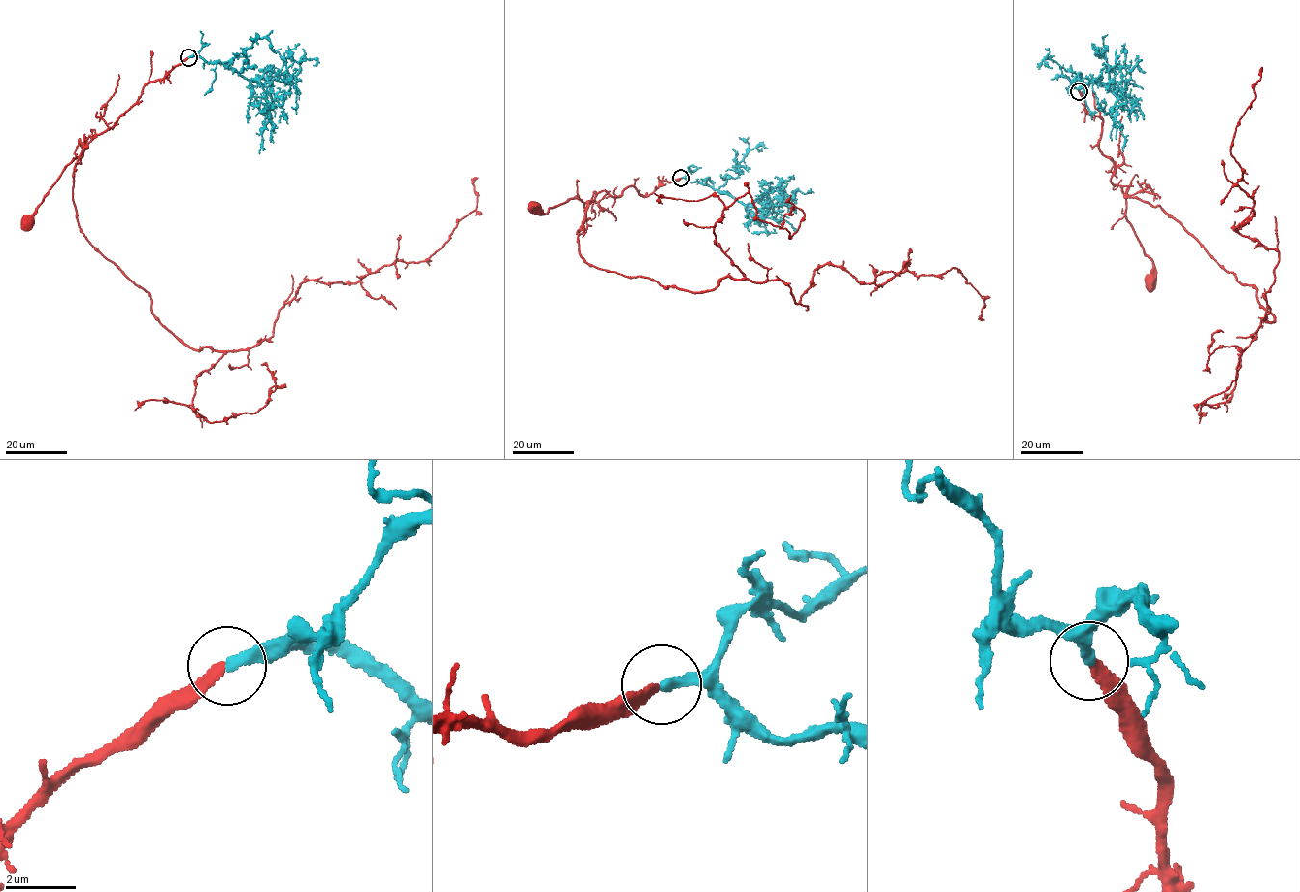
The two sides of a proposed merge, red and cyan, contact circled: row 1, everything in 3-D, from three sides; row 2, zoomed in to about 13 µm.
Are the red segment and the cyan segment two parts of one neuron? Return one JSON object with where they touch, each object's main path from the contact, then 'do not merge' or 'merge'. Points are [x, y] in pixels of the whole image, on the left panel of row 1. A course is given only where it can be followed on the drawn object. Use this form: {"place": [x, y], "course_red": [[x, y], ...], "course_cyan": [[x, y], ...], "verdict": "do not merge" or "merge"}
{"place": [188, 57], "course_red": [[188, 57], [166, 76], [149, 82], [141, 97], [113, 126], [95, 136], [65, 168], [35, 214], [26, 221]], "course_cyan": [[188, 57], [223, 63], [249, 80], [259, 80], [267, 70], [285, 72], [284, 77], [296, 94], [296, 113]], "verdict": "merge"}

